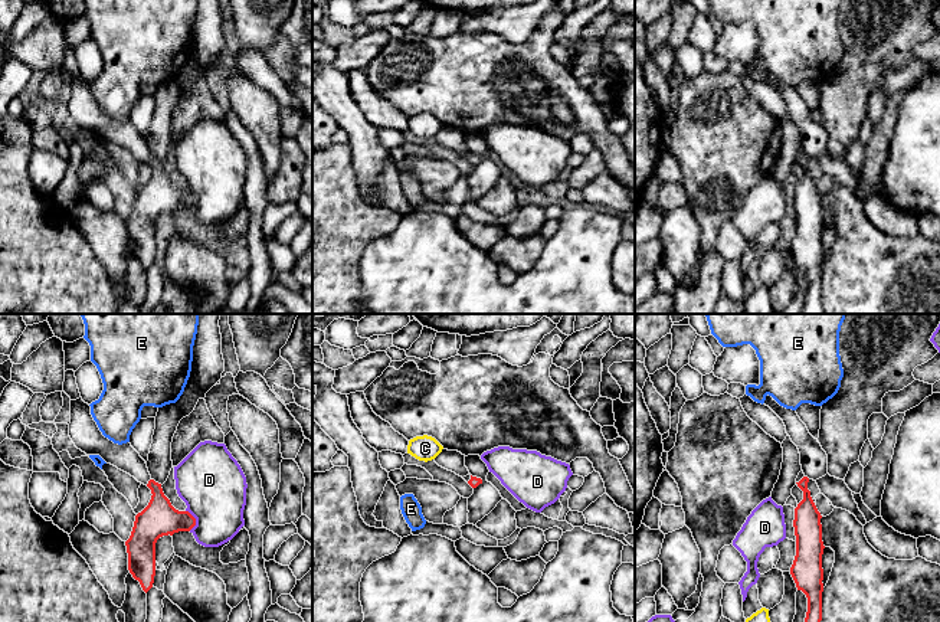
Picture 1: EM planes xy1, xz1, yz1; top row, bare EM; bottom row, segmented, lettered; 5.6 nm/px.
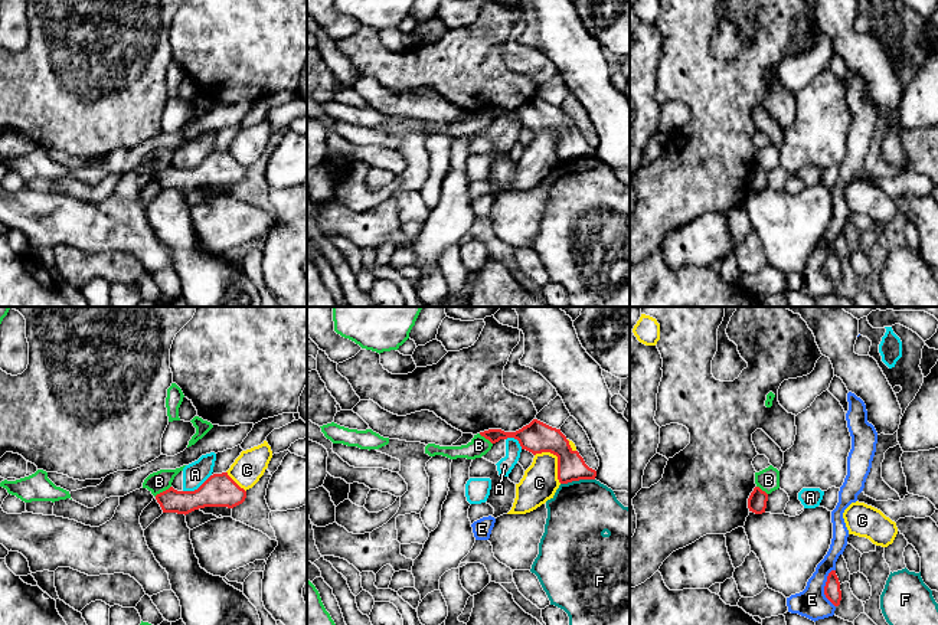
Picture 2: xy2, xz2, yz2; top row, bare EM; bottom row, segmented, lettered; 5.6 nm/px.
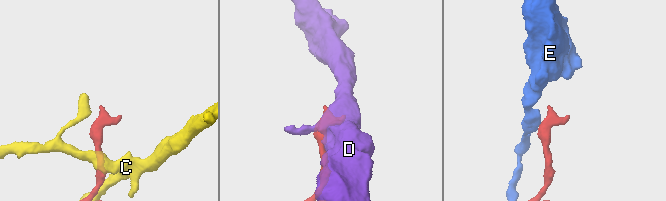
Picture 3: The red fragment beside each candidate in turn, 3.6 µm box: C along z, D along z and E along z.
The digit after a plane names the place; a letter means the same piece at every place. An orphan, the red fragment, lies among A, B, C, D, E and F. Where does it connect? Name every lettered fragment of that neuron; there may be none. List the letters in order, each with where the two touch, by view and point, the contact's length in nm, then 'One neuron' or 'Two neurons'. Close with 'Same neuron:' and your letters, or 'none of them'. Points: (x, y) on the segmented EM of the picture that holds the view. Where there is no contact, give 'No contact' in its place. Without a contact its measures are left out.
A: Touches red at xy2 (198, 488). Shared border 190 nm. Two neurons
B: Touches red at xy2 (163, 491). Shared border 110 nm. Two neurons
C: Touches red at xz2 (558, 460). Shared border 220 nm. Two neurons
D: Touches red at xy1 (195, 520). Shared border 120 nm. Two neurons
E: Touches red at yz2 (824, 588). Shared border 220 nm. Two neurons
F: Touches red at xz2 (577, 480). Shared border 190 nm. Two neurons
Same neuron: none of them

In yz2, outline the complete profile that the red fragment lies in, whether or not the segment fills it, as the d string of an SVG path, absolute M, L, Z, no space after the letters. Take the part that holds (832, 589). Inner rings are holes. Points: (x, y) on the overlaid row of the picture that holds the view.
M831 570L827 576L827 582L824 586L824 595L834 606L840 605L841 590L840 590L840 582L836 575L836 570Z

